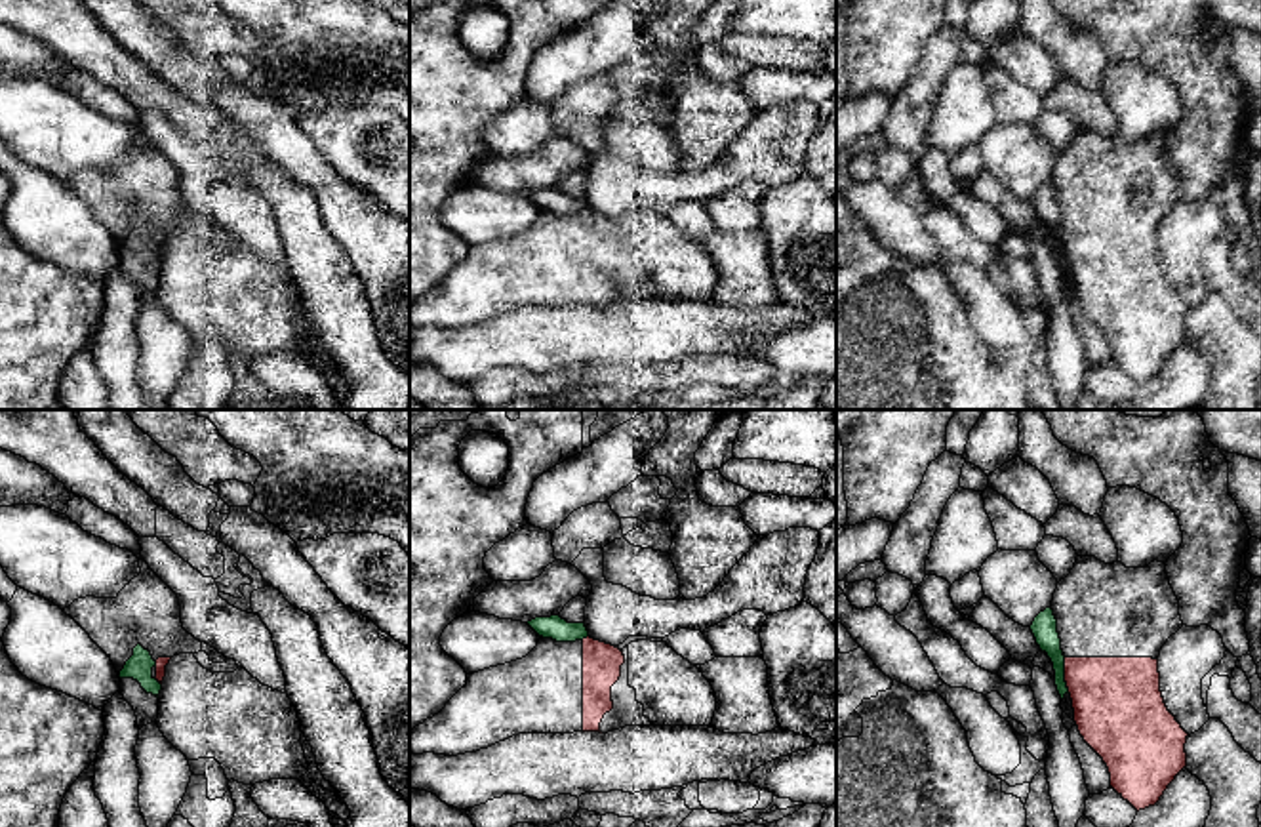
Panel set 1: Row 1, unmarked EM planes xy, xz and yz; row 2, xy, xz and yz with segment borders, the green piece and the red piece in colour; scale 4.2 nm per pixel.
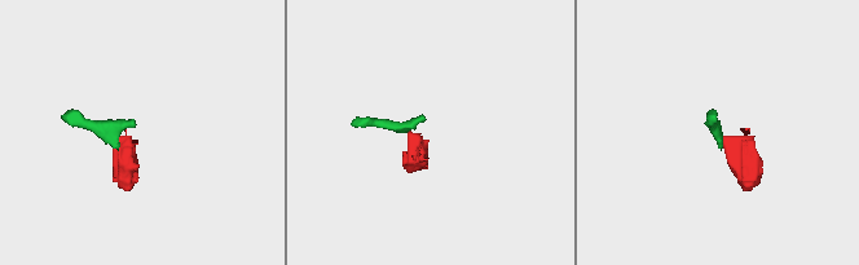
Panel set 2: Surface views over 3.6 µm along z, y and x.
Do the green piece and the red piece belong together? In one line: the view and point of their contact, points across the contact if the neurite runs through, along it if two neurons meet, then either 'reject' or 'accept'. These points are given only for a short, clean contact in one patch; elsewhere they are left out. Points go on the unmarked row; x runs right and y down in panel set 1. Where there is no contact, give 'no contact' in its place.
yz (1063, 248) | reject

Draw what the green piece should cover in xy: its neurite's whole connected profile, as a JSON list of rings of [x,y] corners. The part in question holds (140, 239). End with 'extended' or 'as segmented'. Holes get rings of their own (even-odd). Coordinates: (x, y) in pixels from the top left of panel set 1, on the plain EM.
[[[141,217],[120,244],[120,265],[133,280],[139,303],[158,292],[158,267],[162,257],[152,250],[156,234]]]; extended

